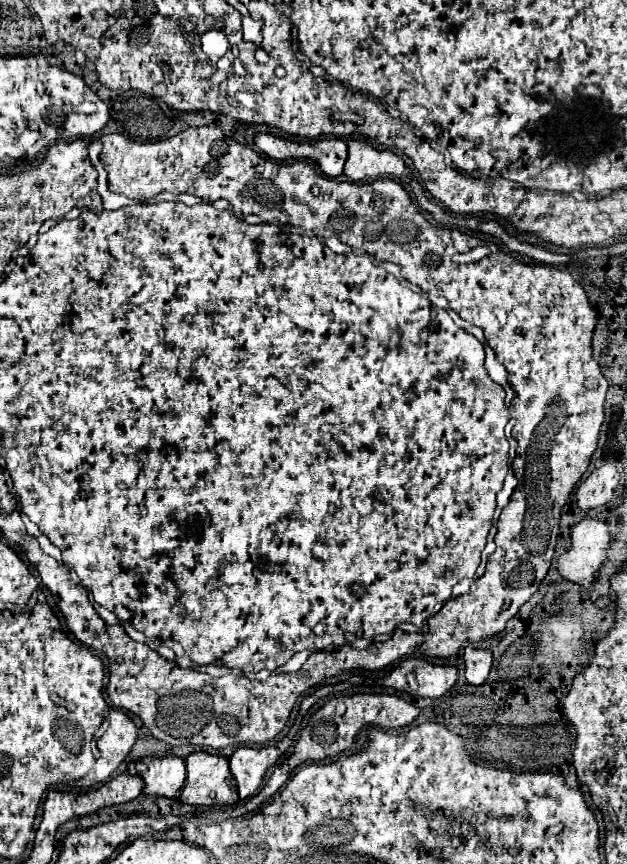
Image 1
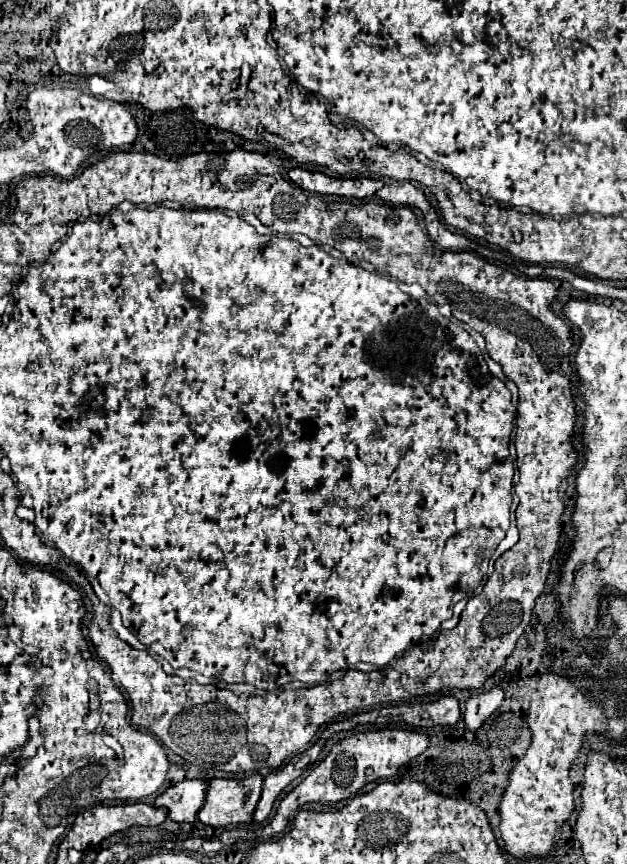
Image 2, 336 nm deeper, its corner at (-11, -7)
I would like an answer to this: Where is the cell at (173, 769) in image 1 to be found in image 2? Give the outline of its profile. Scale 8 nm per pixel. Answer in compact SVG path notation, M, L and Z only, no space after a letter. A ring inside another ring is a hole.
M185 780L171 786L165 794L159 796L159 804L169 808L169 818L175 822L195 822L197 812L205 804L207 796L205 780Z

